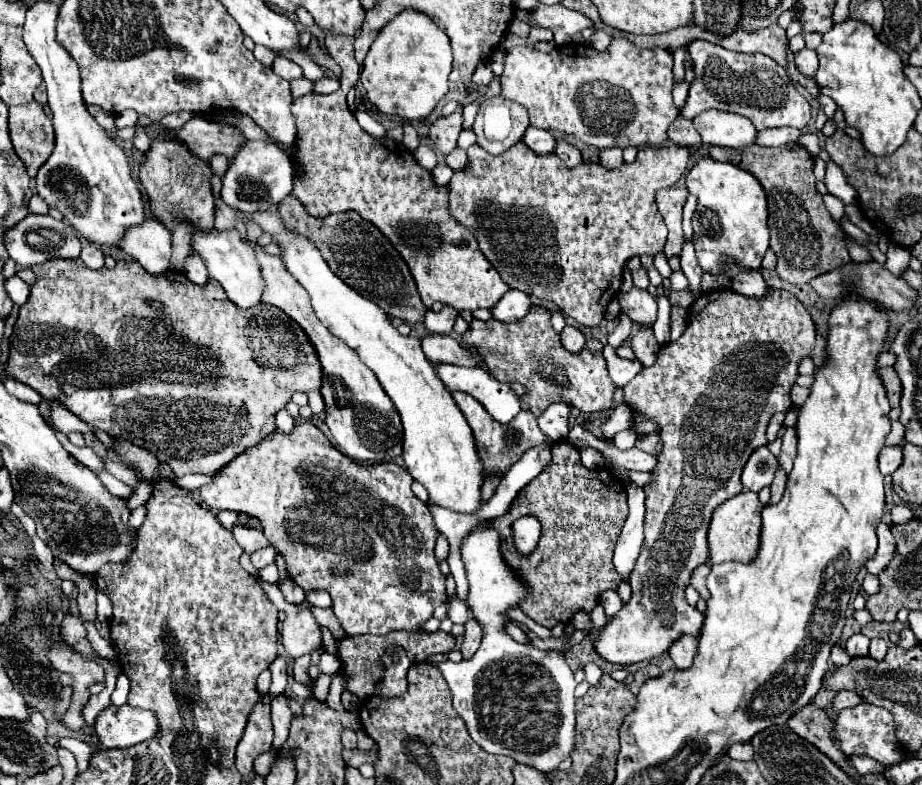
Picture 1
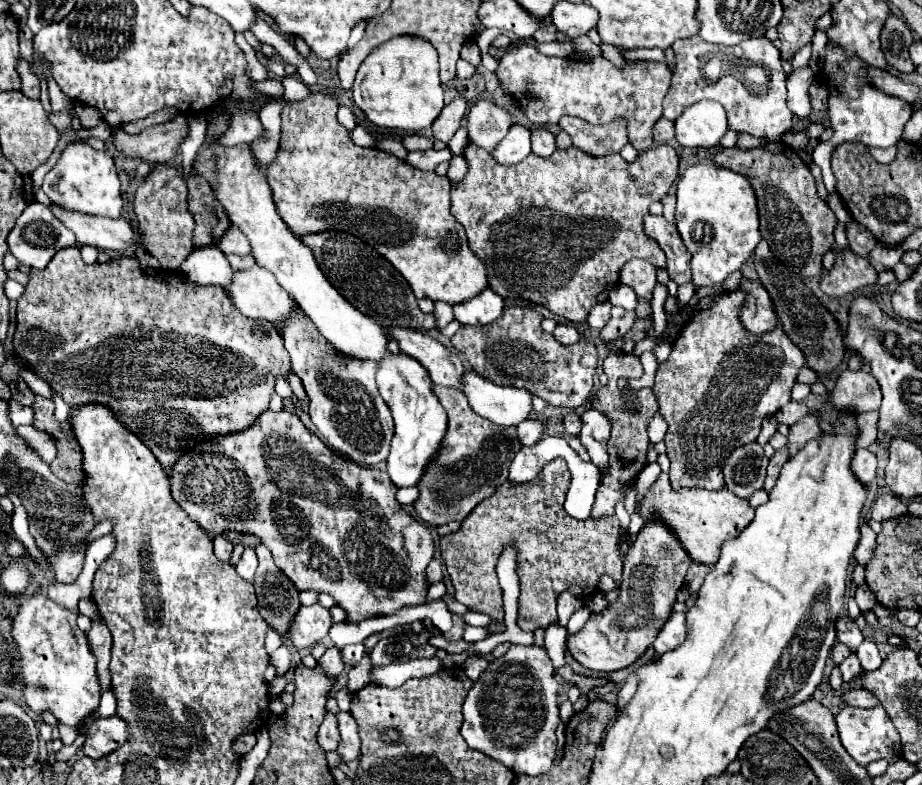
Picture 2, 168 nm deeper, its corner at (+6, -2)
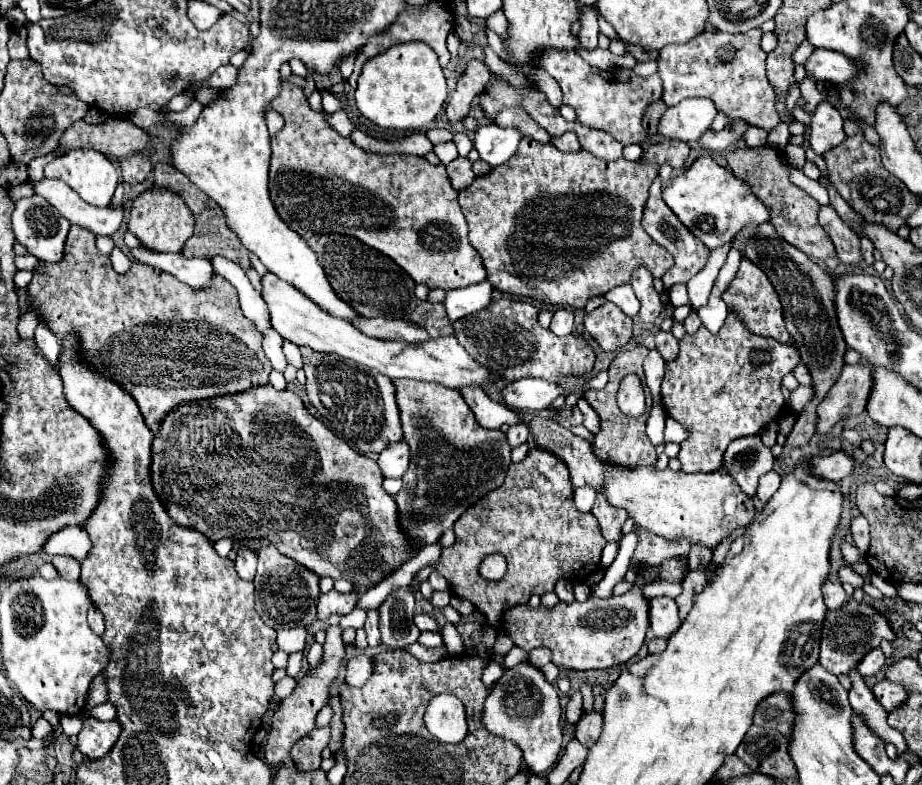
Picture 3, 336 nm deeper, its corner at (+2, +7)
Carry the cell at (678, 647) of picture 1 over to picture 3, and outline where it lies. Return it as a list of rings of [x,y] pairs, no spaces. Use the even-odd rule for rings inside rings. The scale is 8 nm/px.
[[[670,597],[648,599],[648,619],[656,637],[670,637],[680,627],[678,607]]]

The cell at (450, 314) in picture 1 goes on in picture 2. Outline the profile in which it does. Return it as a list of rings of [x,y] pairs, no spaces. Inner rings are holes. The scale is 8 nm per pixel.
[[[438,302],[436,308],[434,308],[434,316],[436,316],[436,328],[442,330],[444,326],[448,326],[454,320],[452,306],[450,304],[444,304],[444,302]]]

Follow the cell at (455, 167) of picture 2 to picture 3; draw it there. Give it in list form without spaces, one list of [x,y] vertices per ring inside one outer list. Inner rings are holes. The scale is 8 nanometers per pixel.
[[[454,159],[452,163],[446,165],[446,171],[450,175],[450,181],[452,181],[452,187],[456,191],[462,191],[466,187],[470,187],[470,183],[474,181],[474,171],[472,171],[472,163],[468,159]]]

